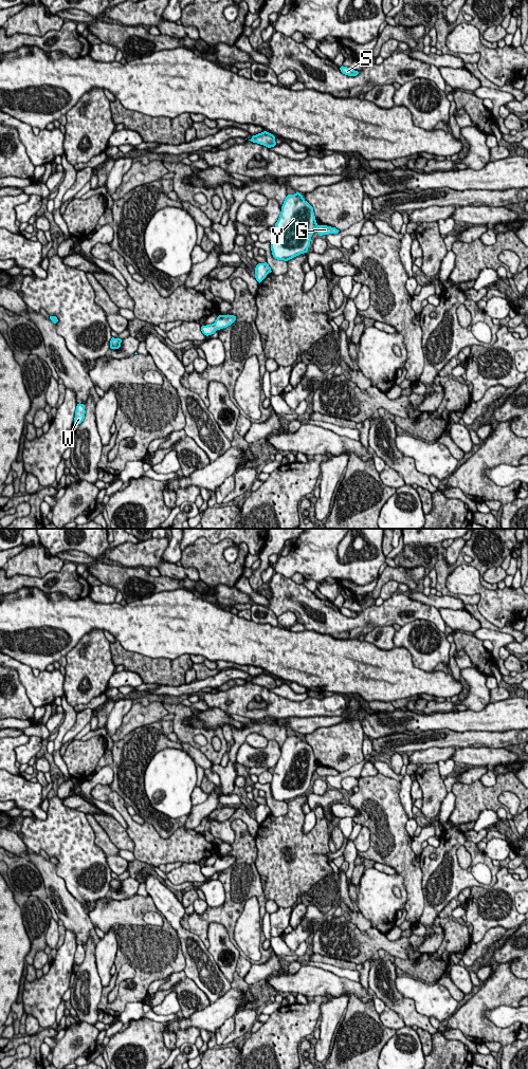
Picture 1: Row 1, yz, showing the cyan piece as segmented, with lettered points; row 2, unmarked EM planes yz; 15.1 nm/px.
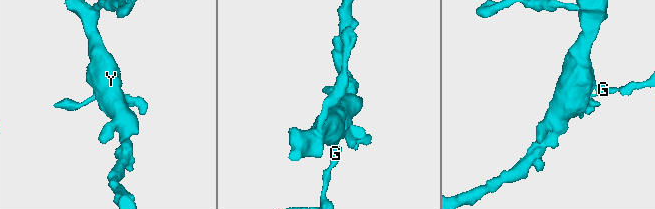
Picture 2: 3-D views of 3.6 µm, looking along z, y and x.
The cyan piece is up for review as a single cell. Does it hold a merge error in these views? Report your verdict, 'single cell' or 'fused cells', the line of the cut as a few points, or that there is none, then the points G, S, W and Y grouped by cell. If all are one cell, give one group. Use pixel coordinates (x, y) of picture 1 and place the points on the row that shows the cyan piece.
fused cells; cut in yz along (317, 225), (314, 228); G / S W Y

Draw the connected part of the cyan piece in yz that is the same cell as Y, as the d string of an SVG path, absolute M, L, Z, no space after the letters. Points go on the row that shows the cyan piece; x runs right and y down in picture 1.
M299 192L288 195L270 241L273 257L288 261L307 253L316 226L313 207Z

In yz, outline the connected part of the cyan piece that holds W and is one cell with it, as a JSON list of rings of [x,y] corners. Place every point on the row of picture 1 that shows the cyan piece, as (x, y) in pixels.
[[[77,404],[76,410],[75,410],[75,418],[74,418],[74,424],[80,424],[85,419],[85,405],[84,404]]]

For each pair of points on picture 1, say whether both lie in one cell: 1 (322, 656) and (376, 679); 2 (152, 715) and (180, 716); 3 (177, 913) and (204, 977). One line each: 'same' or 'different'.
1: same
2: different
3: same

